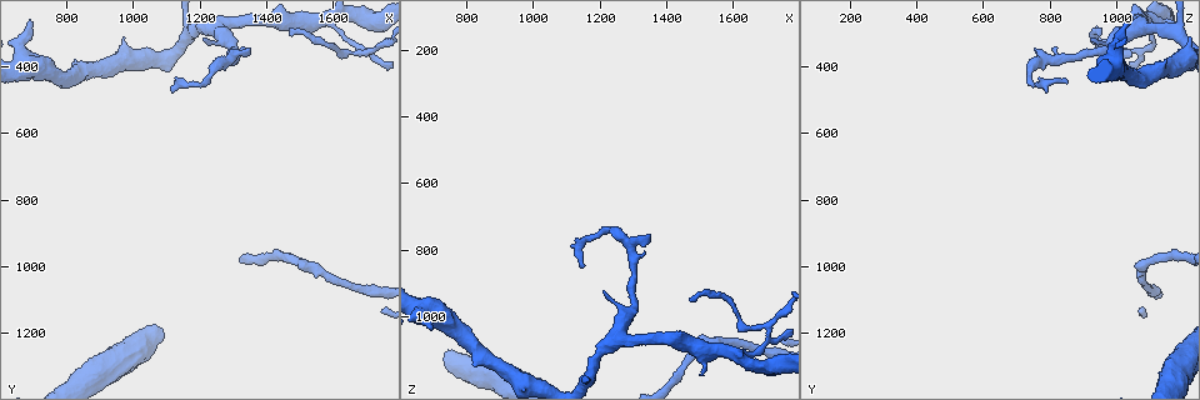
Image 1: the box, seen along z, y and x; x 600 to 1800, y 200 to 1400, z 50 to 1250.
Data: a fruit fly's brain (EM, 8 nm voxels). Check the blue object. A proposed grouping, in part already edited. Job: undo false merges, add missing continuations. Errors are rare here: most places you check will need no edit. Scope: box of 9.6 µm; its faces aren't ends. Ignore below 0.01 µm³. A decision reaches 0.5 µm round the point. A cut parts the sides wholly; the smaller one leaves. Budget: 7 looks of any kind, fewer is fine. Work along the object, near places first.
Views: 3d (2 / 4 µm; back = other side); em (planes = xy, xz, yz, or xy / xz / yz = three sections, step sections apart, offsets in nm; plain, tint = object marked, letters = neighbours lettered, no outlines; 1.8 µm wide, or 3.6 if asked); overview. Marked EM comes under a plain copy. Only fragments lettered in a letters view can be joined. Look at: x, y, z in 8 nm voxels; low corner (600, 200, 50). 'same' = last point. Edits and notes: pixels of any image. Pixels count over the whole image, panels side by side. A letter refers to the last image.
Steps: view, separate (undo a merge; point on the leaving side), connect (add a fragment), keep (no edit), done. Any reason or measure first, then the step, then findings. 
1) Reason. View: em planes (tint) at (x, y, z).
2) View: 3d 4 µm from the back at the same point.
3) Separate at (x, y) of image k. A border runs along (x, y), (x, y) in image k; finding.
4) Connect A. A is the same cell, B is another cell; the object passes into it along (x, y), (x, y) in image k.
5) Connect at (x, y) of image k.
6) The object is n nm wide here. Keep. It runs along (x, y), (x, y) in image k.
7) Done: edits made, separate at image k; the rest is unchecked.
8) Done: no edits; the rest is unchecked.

An open end. View: 3d 2 µm from the back at (1470, 300, 960).

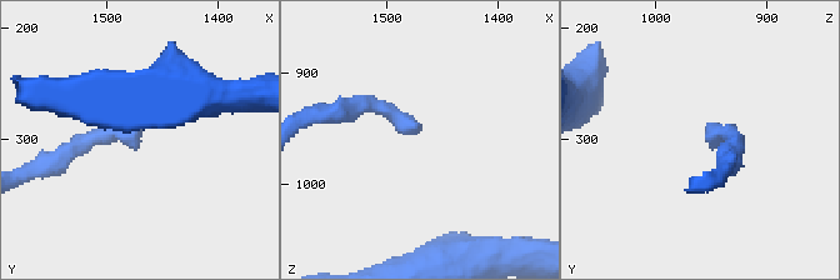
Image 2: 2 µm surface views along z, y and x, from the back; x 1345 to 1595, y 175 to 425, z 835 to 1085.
Shape alone is not enough. View: em yz step 8 (tint) at (1474, 304, 954).

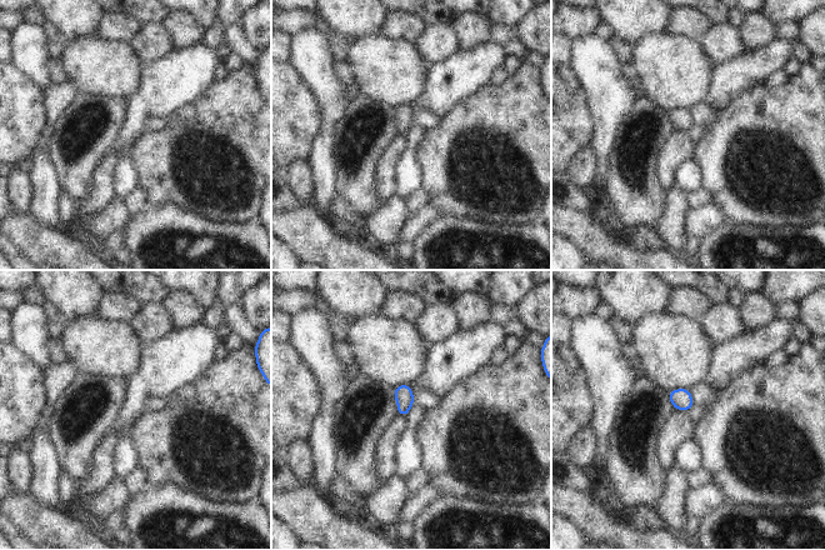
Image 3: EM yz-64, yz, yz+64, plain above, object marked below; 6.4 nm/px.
Cut it another way. View: em planes (letters) at the same point.

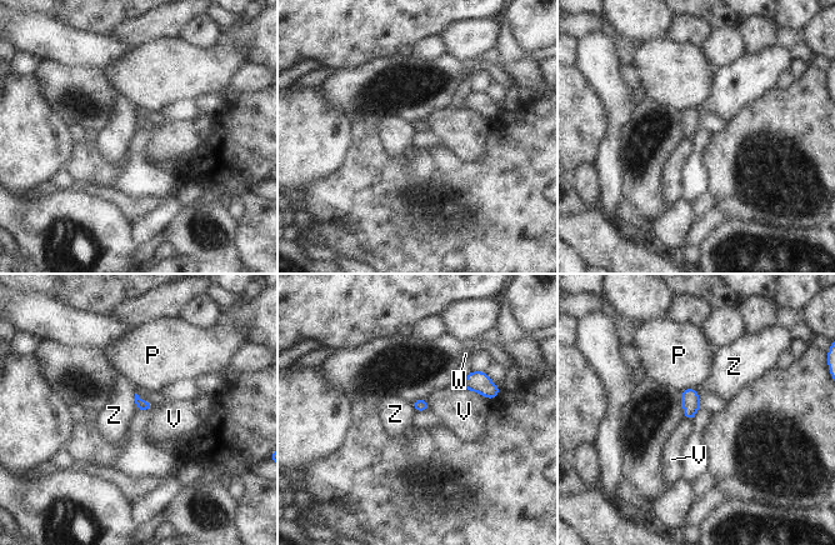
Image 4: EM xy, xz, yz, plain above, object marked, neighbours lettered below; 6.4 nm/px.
Keep. P, V, W and Z are other cells; no lettered fragment goes on from it.

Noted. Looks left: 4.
An open end. View: em xy step 8 (letters) at (1210, 320, 930).

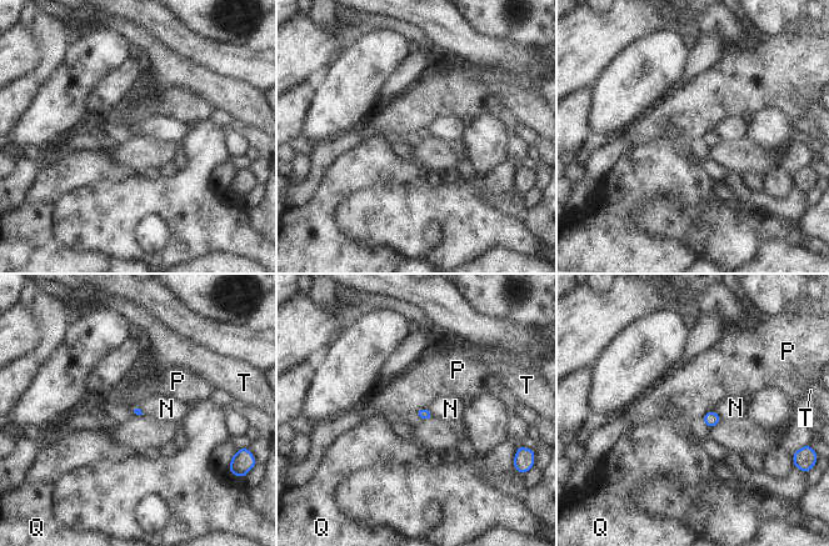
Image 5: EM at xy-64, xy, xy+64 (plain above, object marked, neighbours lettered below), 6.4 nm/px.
View: em planes (letters) at the same point.

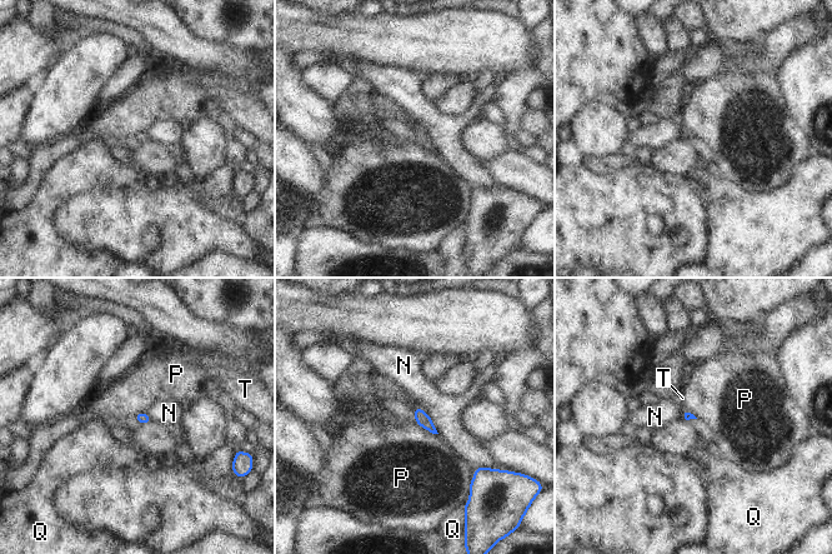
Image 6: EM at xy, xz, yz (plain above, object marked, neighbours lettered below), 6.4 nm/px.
Keep. N, P, Q and T are other cells; a border runs along (416, 420), (427, 430), (437, 434) in image 6; none of them fits.

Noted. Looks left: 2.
View: em planes (letters) at (1360, 350, 760).

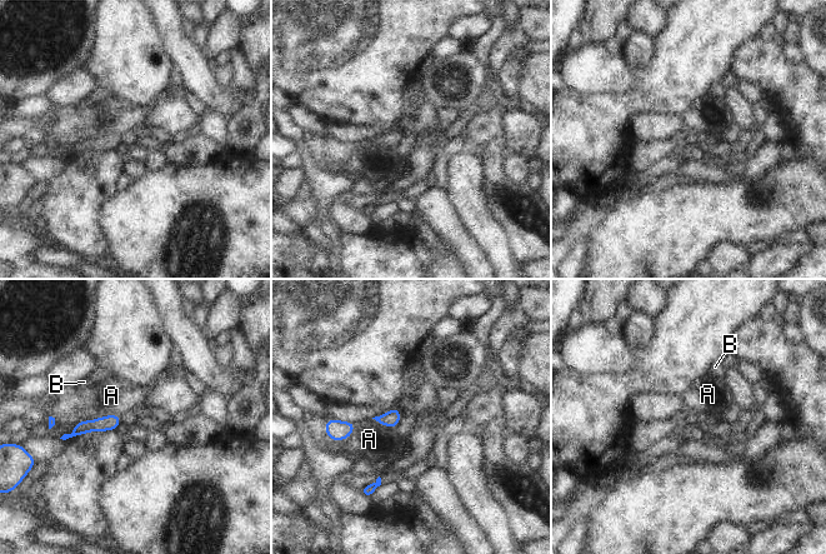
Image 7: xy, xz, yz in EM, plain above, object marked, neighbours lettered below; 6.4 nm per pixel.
The object is 100 nm wide here. Keep. A and B are other cells; it runs along (116, 419), (83, 427), (76, 432) in image 7; none of them fits.

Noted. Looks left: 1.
Done: no edits; the rest is unchecked.

